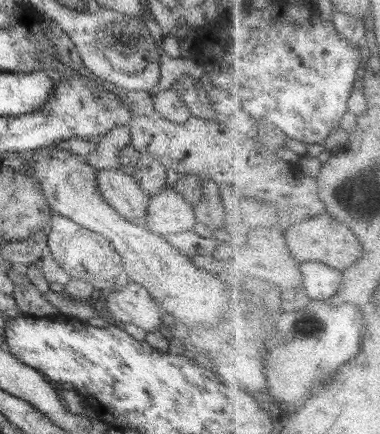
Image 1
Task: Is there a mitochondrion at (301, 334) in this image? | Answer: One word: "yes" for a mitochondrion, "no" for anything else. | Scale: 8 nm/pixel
yes

